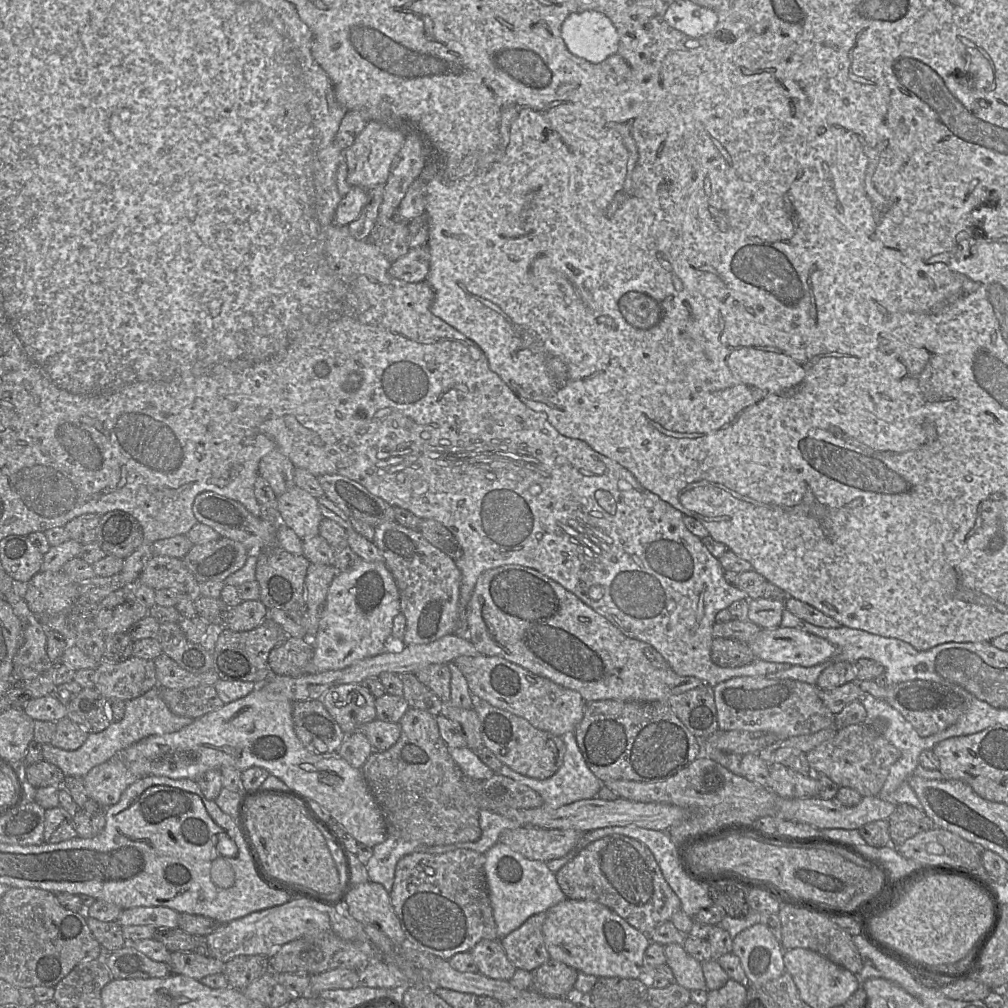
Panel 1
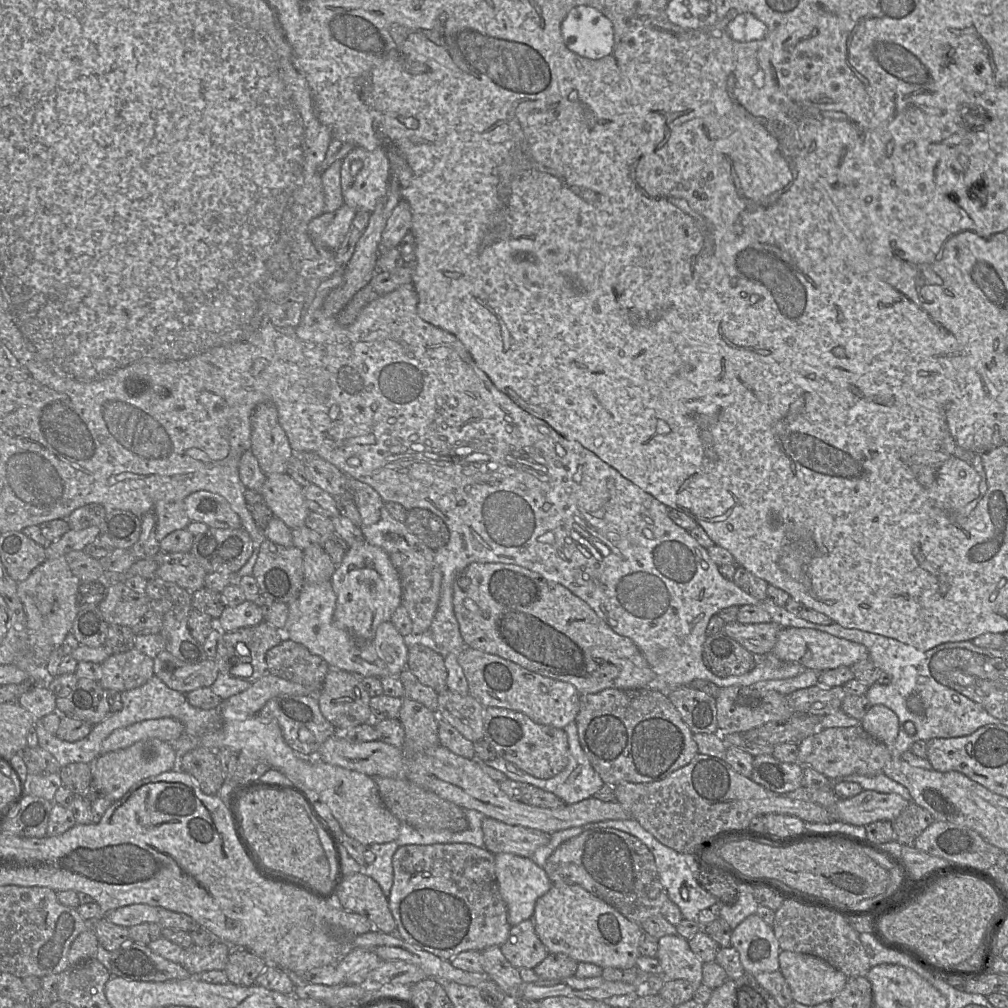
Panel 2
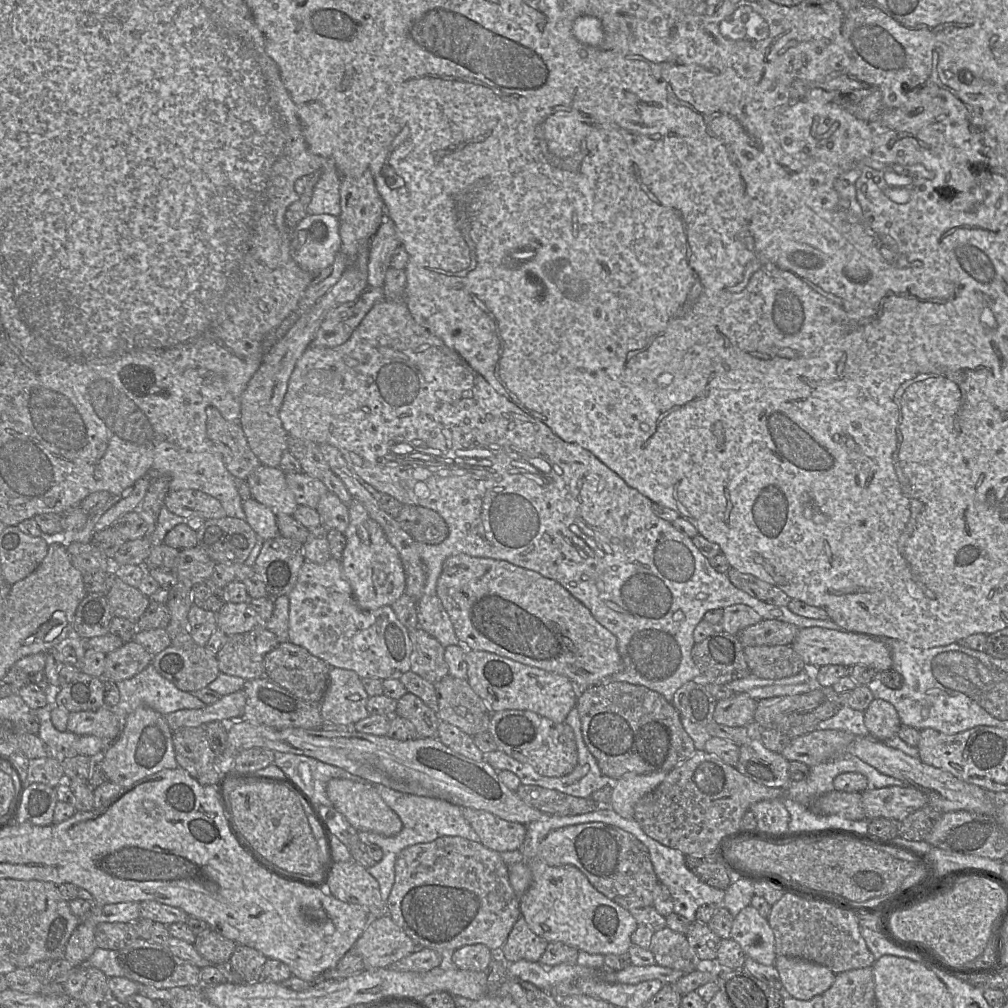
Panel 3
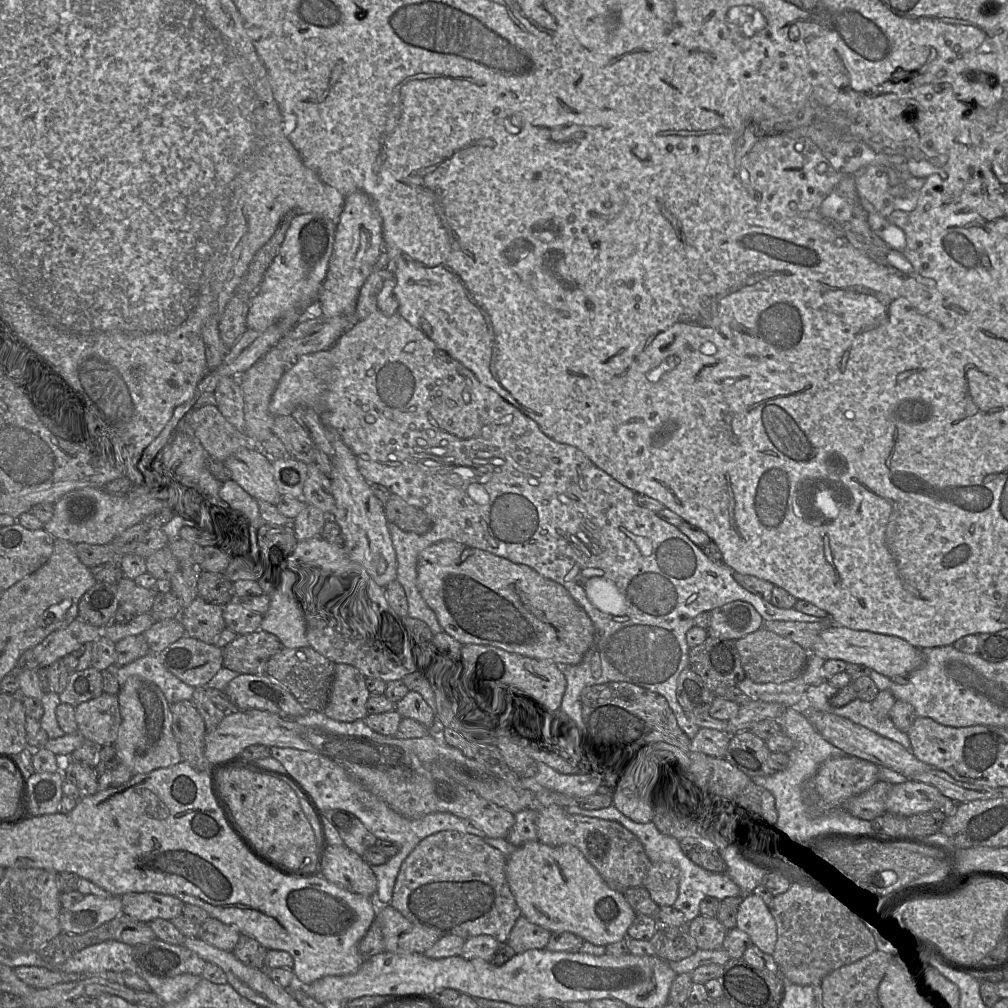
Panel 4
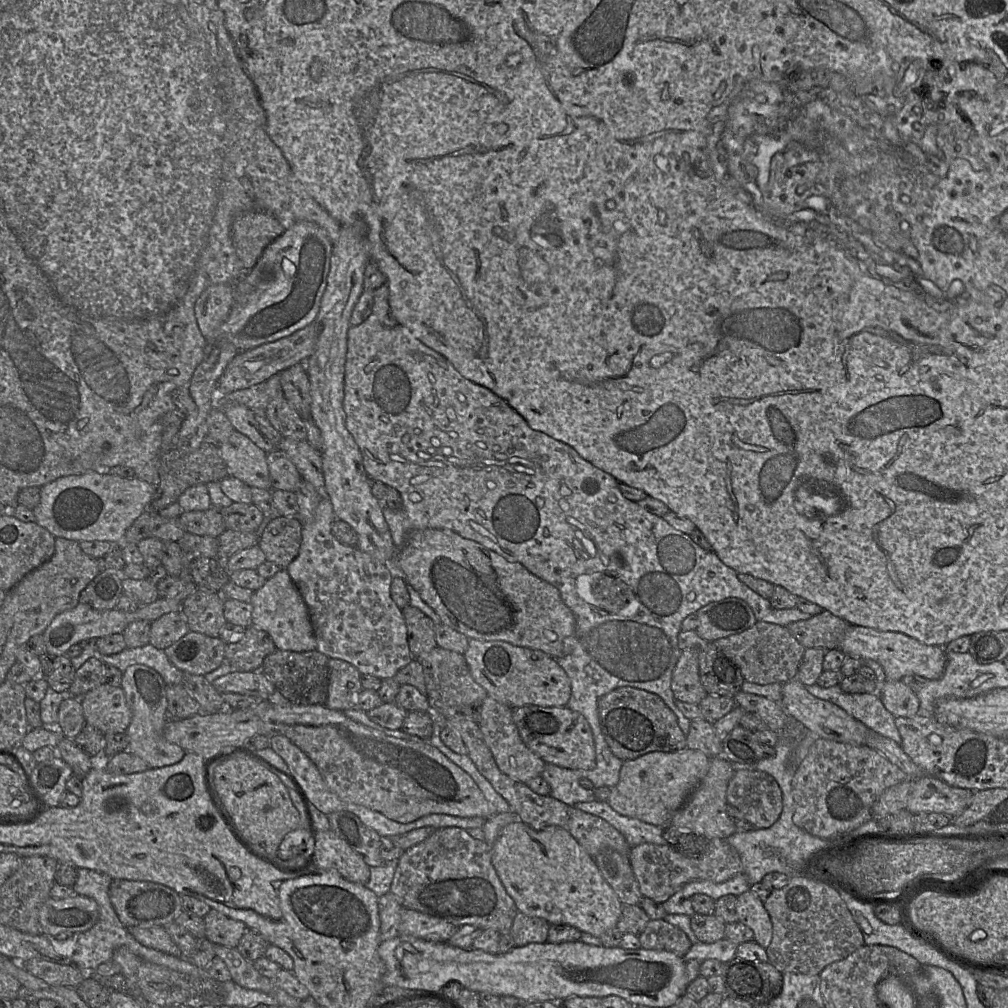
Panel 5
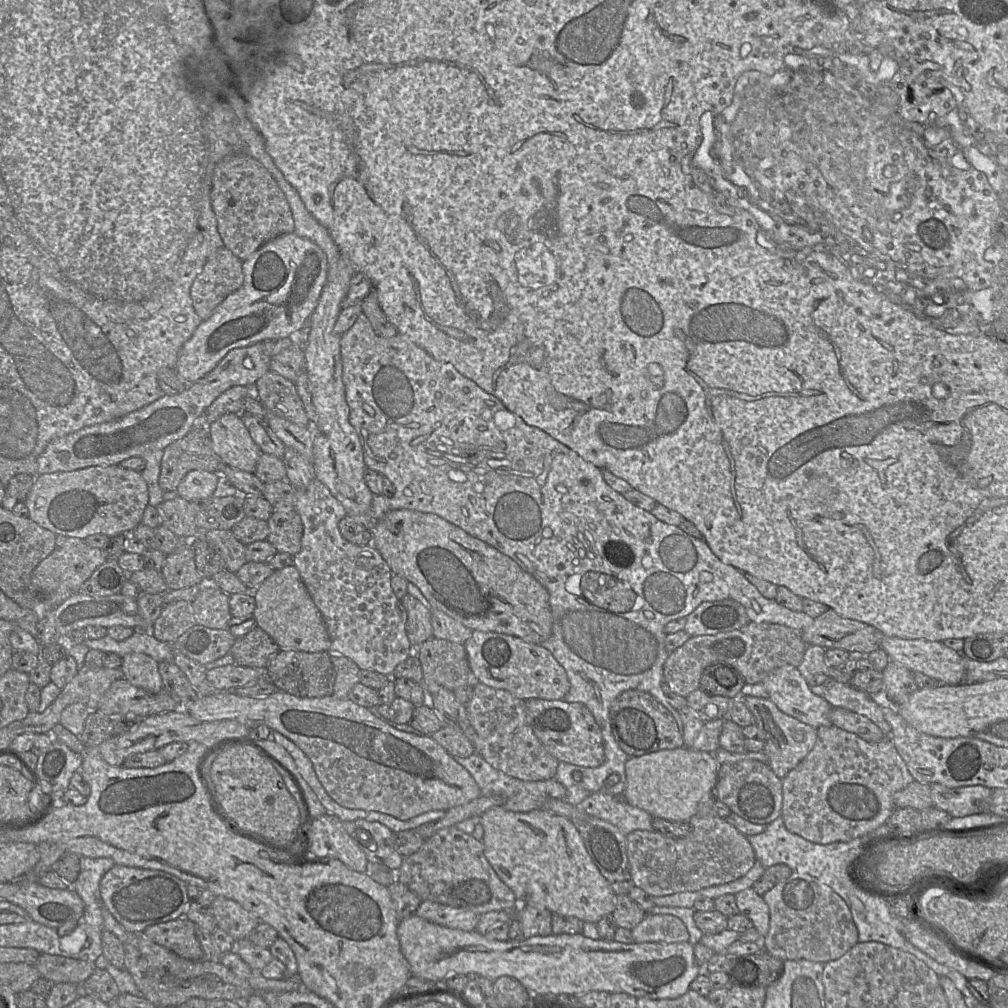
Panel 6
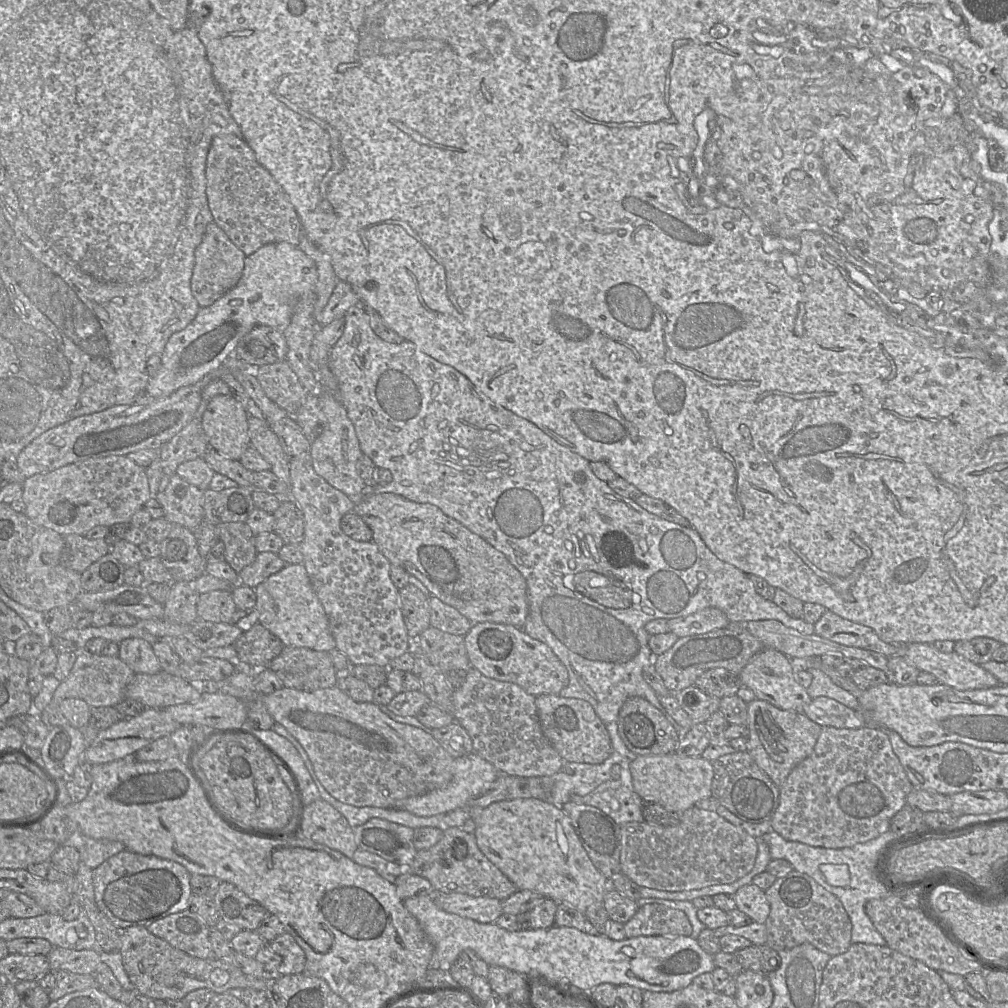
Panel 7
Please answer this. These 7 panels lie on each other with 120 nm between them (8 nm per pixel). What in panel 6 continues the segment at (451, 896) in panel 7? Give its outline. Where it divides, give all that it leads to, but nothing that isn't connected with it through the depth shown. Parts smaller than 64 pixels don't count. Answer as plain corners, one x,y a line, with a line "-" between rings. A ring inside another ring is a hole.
423,901
415,914
429,922
464,931
475,930
480,915
467,909

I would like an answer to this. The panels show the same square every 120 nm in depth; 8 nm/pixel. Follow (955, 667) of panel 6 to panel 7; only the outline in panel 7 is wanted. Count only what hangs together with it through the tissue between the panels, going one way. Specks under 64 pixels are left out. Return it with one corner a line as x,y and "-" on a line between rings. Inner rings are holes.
912,643
901,646
901,655
922,672
933,674
942,684
957,690
986,689
999,685
998,679
990,672
955,651
944,653
936,649
933,643

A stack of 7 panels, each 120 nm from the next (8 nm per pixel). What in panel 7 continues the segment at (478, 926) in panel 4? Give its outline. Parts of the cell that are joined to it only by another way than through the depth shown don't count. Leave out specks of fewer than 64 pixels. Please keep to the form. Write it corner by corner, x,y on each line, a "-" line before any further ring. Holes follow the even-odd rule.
441,827
444,829
442,839
429,849
417,851
409,867
402,867
407,873
426,878
436,893
464,893
475,897
489,897
505,900
518,889
510,879
496,867
479,849
474,834
467,833
457,827

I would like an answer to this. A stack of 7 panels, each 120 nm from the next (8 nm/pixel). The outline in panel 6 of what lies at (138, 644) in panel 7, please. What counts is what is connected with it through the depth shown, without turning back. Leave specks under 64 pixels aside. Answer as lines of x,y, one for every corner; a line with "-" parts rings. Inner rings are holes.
131,653
122,657
121,671
132,685
152,694
163,690
163,681
158,670
158,662
143,653

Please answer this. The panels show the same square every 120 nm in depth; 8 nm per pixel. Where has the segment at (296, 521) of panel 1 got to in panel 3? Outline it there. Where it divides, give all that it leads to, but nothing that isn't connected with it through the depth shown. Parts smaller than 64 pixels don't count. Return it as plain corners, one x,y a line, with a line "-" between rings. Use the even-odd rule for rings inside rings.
260,465
246,479
251,496
275,514
293,516
298,504
288,487
285,472
280,467

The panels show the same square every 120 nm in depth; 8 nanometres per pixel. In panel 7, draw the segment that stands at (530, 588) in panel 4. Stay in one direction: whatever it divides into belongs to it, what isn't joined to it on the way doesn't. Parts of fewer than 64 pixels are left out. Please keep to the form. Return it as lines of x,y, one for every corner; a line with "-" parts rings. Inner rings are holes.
370,489
359,499
353,512
373,531
373,542
393,565
404,568
418,578
431,595
456,608
471,623
494,622
522,628
529,613
527,584
521,573
503,553
471,532
457,520
429,503
417,503
403,496

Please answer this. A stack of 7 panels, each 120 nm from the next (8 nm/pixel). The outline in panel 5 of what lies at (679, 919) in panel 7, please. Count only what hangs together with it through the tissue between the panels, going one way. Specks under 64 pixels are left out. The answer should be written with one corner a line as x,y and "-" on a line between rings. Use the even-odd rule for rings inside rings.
664,919
649,920
638,938
644,949
666,950
680,957
684,957
692,946
684,931

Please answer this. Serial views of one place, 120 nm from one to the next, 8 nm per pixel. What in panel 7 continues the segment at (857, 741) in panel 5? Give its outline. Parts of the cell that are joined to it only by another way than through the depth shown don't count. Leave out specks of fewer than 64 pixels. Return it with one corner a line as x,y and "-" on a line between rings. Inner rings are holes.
765,647
749,661
740,673
740,680
742,686
751,689
757,699
767,701
782,710
803,713
805,706
812,701
807,689
795,679
794,661
771,647

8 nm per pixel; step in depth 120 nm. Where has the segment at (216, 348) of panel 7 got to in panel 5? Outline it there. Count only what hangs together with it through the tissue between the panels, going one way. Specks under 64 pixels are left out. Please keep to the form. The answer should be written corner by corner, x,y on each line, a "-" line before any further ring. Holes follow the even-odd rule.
299,221
287,228
262,252
255,265
236,283
234,303
220,328
220,340
228,340
239,351
279,340
315,322
326,287
333,243
326,230
309,221

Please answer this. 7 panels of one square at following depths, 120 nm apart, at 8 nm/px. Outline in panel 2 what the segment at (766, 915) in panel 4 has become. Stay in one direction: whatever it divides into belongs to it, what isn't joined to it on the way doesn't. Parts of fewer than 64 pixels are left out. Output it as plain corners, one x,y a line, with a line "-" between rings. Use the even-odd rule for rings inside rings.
757,913
746,917
732,930
731,945
738,951
749,974
779,970
780,946
772,926

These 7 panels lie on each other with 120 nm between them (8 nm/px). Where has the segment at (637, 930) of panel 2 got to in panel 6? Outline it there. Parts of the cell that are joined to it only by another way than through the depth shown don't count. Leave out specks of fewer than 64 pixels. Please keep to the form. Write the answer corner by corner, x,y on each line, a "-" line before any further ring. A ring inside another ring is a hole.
494,806
480,816
484,829
484,854
498,877
514,892
519,904
532,904
583,922
596,924
615,908
616,894
609,881
600,873
590,857
576,826
567,818
544,809
512,812
503,806

